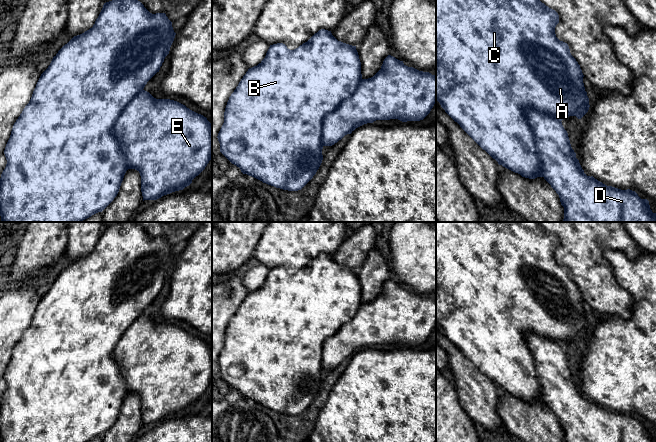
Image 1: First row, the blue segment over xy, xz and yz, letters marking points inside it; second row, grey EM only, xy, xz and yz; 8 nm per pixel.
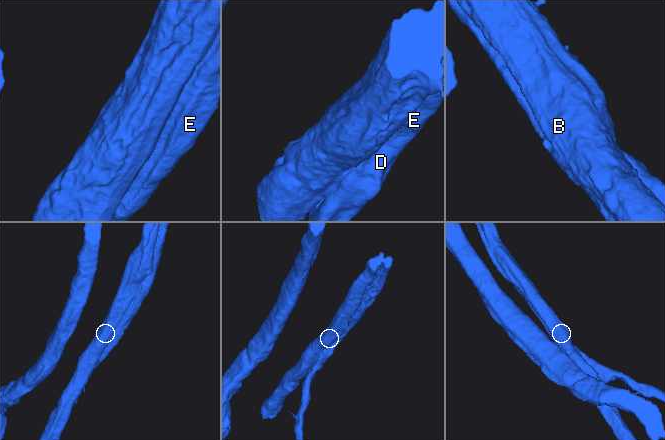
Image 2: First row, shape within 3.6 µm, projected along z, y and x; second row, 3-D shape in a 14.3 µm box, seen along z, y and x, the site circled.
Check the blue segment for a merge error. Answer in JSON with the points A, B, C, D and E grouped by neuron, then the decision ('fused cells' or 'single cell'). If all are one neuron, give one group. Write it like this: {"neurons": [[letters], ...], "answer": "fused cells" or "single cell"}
{"neurons": [["A", "B", "C"], ["D", "E"]], "answer": "fused cells"}

